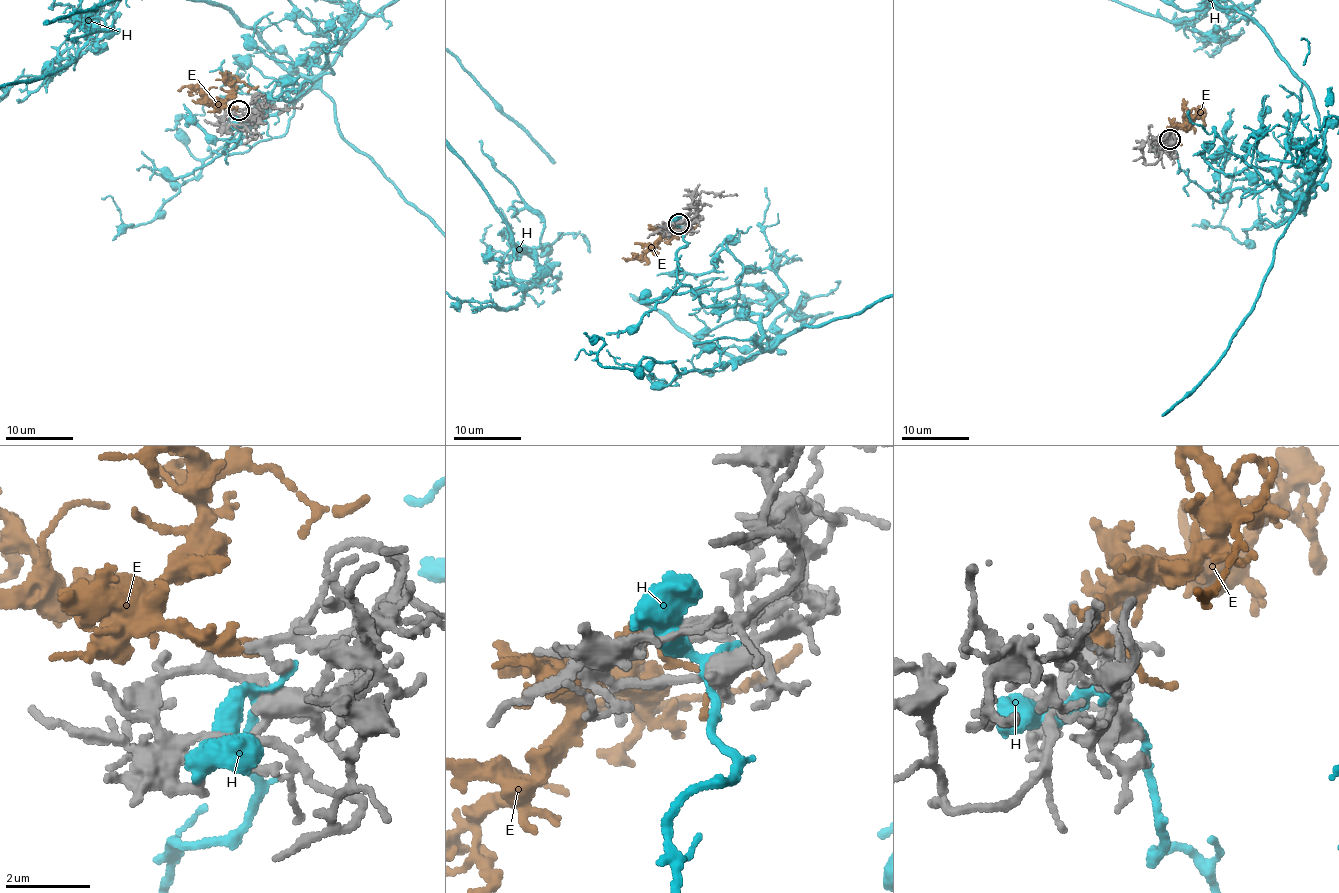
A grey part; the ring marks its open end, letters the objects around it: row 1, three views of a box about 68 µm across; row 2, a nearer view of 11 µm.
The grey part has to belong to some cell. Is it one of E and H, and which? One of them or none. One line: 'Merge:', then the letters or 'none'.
Merge: E

